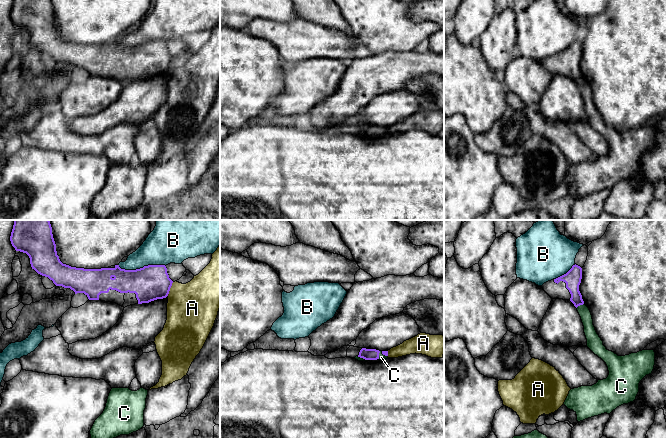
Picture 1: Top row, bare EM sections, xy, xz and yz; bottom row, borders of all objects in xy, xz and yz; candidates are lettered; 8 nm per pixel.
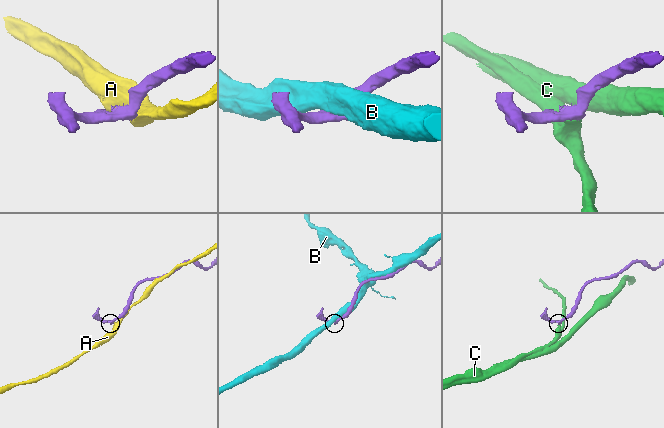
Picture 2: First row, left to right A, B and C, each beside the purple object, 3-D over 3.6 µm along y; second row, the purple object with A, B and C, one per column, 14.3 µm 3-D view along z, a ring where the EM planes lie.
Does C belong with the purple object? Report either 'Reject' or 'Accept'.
Reject

